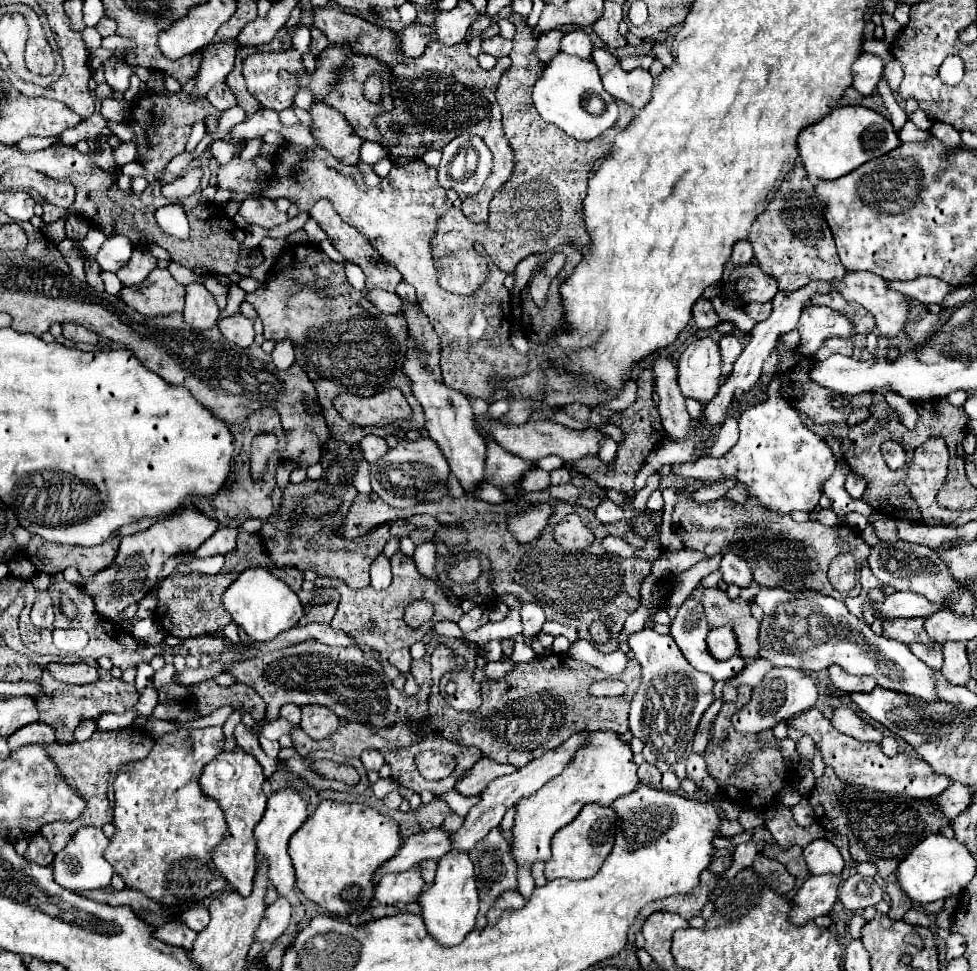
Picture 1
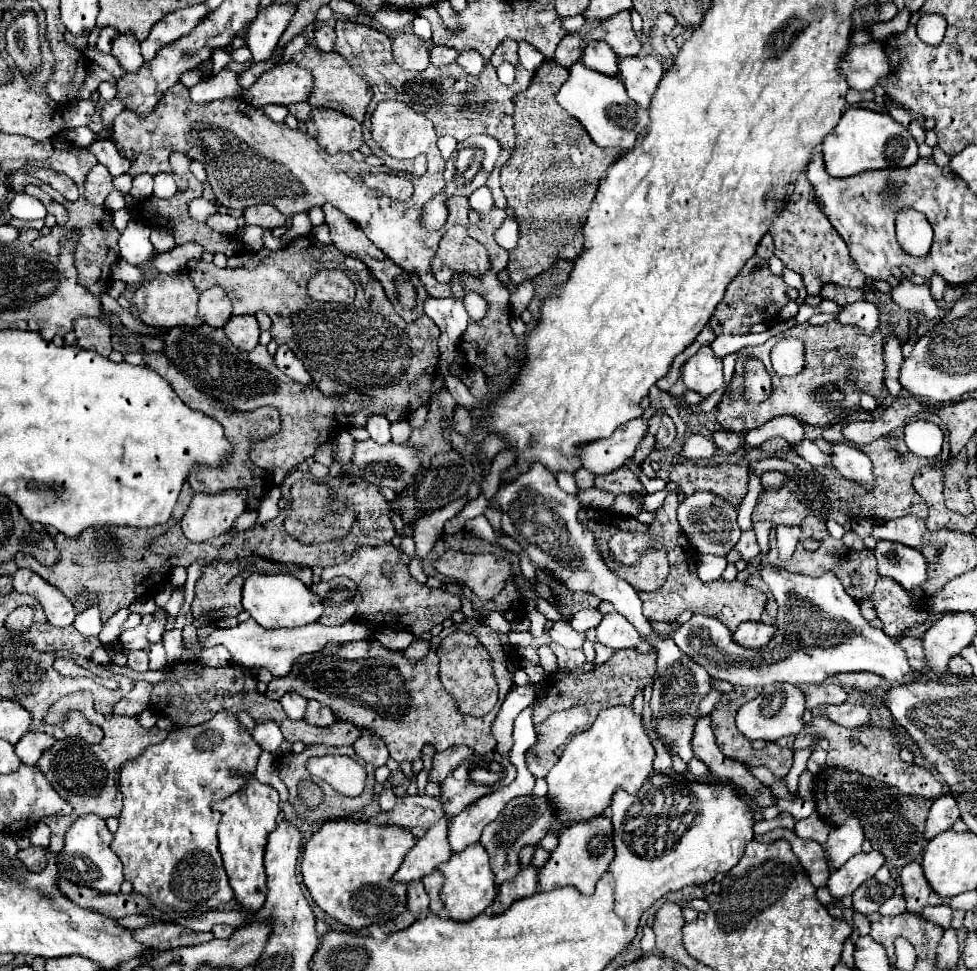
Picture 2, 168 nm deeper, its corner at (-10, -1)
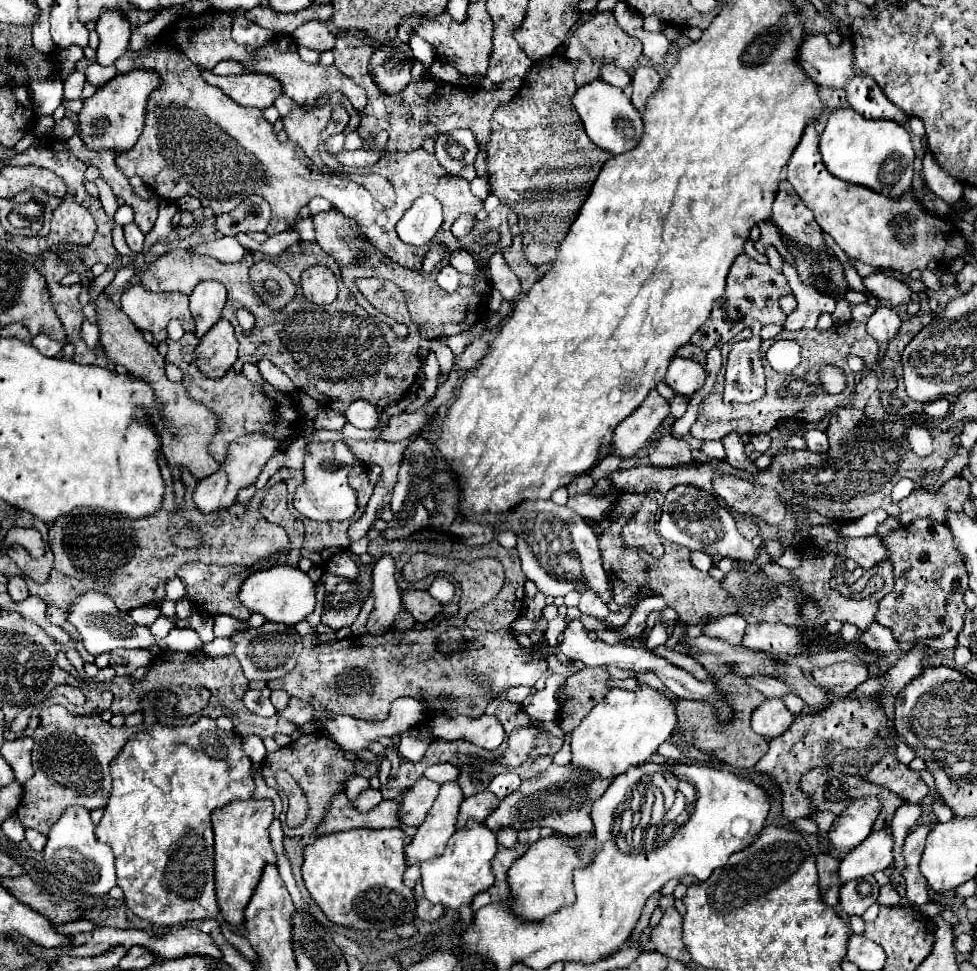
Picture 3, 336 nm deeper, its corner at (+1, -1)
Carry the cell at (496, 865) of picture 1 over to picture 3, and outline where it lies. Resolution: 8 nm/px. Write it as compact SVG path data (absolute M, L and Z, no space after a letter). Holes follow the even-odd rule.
M550 765L540 777L522 781L522 785L510 793L498 809L486 819L488 827L492 827L494 833L498 833L500 827L516 827L516 829L528 829L528 827L550 827L554 831L566 833L566 835L578 835L592 831L592 819L590 809L594 801L598 801L606 789L610 787L612 779L604 777L592 777L586 769L580 767L558 767Z

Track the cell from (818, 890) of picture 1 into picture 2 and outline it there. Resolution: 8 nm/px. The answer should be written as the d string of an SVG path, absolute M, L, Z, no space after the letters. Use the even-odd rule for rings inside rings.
M879 851L855 855L855 859L847 861L843 867L831 871L829 881L827 881L827 889L829 889L831 897L835 901L839 901L845 895L853 895L853 891L861 883L865 883L869 877L873 877L875 871L883 863L885 863L885 859L883 859L883 855L879 855Z

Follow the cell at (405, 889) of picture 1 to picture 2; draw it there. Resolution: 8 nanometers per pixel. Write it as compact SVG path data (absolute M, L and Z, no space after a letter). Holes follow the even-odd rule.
M435 823L435 827L431 827L431 831L427 831L407 853L407 859L391 881L401 885L423 881L423 877L431 875L437 865L445 863L451 853L453 851L447 843L447 823Z

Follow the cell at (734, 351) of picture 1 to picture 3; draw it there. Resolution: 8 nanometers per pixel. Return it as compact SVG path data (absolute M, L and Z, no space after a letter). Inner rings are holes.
M730 433L722 439L722 443L724 443L726 453L728 453L726 461L728 461L732 467L742 469L742 471L746 471L746 473L750 473L750 475L760 473L760 469L754 465L754 461L744 455L744 445L742 445L742 441L740 441L740 434Z

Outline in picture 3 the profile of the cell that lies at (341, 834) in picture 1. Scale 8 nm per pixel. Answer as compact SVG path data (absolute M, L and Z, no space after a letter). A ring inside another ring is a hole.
M400 827L396 829L352 829L352 831L340 831L332 835L316 837L312 845L306 845L304 849L304 865L302 865L302 877L304 885L310 891L316 905L324 911L324 915L344 927L362 929L362 931L386 931L392 927L398 927L402 923L412 923L416 917L416 899L412 889L404 887L402 875L406 871L406 855L404 849L412 841L410 835L406 835Z

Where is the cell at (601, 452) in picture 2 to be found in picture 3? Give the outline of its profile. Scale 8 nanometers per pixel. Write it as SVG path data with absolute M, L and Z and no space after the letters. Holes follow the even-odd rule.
M654 389L648 399L644 399L644 403L632 415L628 415L628 419L624 419L620 427L616 427L616 451L612 451L612 455L632 457L648 443L648 439L656 433L656 429L668 415L668 401Z

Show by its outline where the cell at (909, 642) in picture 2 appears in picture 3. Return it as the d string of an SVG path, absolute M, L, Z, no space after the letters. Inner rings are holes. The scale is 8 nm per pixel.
M872 623L872 627L860 631L860 637L858 637L864 645L868 645L868 649L880 653L880 655L898 655L900 649L898 649L898 643L892 635L892 631L888 631L886 627L882 627L880 623Z

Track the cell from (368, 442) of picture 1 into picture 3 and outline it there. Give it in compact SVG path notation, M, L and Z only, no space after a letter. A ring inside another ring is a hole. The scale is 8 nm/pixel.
M352 401L346 409L346 419L358 429L374 429L378 423L378 409L368 401Z

